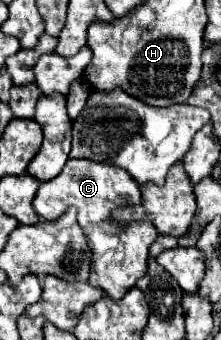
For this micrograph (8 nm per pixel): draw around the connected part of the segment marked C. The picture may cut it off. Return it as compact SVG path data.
M68 159L62 173L54 177L48 183L40 183L36 197L32 201L34 211L44 221L54 221L68 207L78 209L78 223L80 227L86 227L88 223L100 223L104 219L110 219L112 211L118 207L130 207L140 205L140 187L138 183L124 171L112 165L92 163L90 159Z

